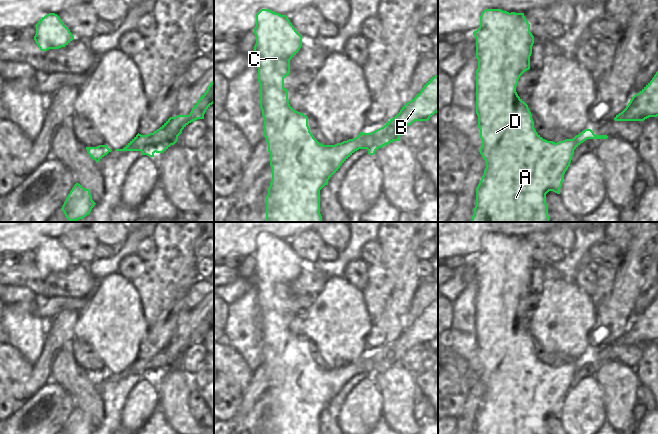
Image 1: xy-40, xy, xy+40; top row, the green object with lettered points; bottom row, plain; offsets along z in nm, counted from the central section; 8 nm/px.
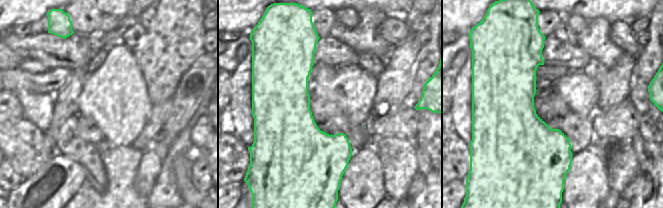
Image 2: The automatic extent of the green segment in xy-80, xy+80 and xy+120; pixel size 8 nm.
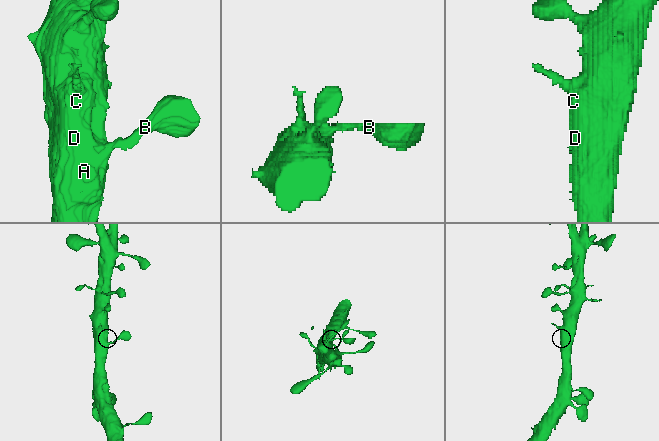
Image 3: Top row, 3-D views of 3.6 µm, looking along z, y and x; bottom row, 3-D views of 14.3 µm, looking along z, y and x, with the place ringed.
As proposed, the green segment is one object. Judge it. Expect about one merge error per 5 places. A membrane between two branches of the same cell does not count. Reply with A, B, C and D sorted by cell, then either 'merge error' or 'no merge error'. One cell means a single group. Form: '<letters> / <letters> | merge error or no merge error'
A B C D | no merge error

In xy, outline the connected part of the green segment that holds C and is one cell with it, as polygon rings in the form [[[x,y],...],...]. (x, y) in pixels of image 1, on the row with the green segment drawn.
[[[261,9],[256,14],[256,26],[253,30],[256,36],[256,44],[252,58],[258,68],[260,108],[264,118],[264,137],[268,144],[270,166],[272,168],[272,180],[266,196],[266,222],[322,222],[320,190],[325,185],[328,185],[328,180],[355,151],[367,149],[369,155],[374,155],[377,149],[393,141],[400,141],[400,136],[409,125],[415,121],[428,121],[438,112],[438,74],[432,77],[422,90],[411,101],[407,102],[400,112],[383,127],[371,133],[363,133],[361,131],[357,137],[335,145],[323,145],[310,132],[308,117],[295,111],[290,106],[288,90],[284,88],[284,78],[290,74],[290,60],[300,50],[302,36],[286,15],[275,13],[269,9]]]

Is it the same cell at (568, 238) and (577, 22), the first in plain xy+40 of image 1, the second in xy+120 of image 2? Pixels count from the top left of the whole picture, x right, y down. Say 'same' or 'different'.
same

